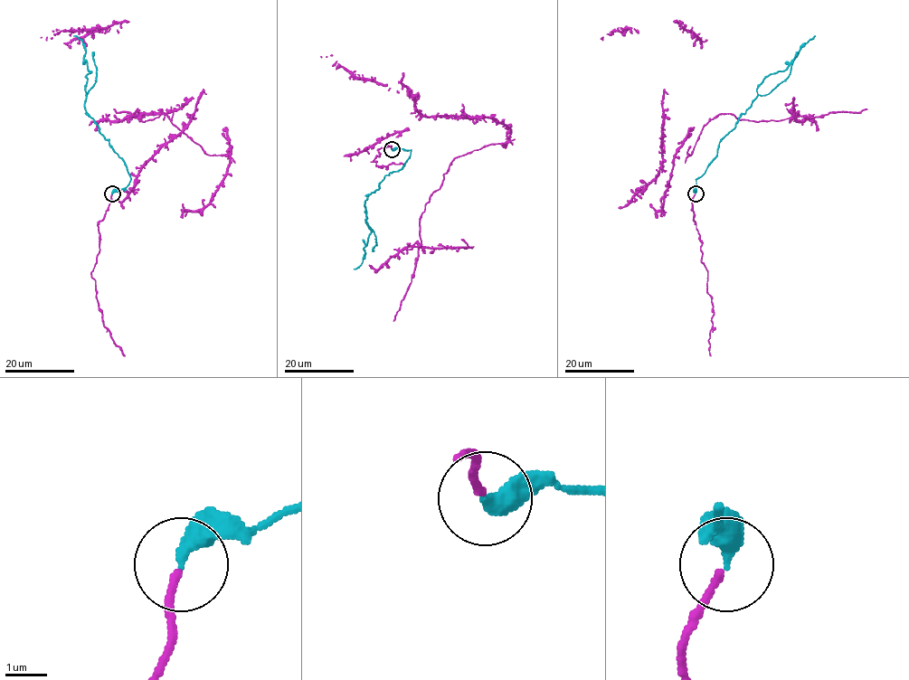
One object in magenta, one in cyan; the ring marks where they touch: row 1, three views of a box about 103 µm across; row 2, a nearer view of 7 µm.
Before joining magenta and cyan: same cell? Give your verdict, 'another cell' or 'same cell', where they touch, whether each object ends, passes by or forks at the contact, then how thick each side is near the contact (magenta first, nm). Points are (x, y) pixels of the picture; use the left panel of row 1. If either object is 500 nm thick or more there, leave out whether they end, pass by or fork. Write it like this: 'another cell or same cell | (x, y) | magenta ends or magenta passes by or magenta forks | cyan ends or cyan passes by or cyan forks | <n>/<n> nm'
same cell | (112, 193) | magenta ends | cyan ends | 170/400 nm

